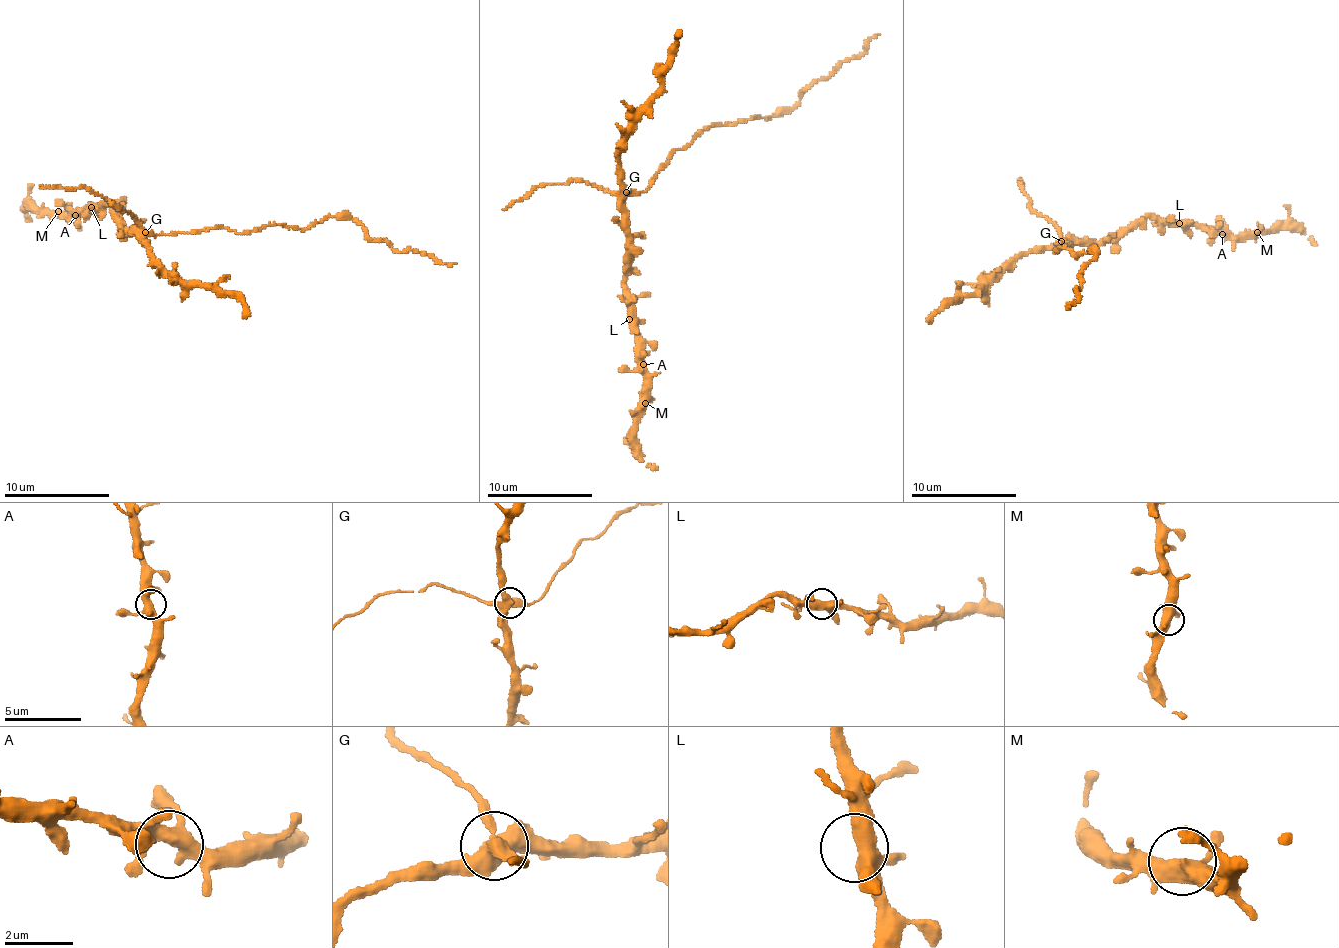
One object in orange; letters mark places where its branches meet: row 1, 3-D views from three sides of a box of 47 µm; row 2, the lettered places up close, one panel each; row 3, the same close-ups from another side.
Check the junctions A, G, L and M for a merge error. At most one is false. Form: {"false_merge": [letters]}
{"false_merge": ["G"]}

